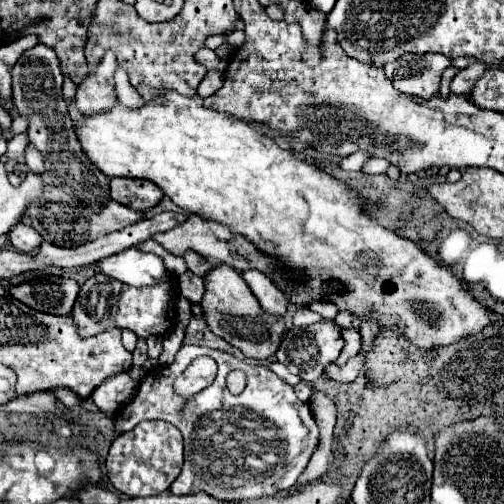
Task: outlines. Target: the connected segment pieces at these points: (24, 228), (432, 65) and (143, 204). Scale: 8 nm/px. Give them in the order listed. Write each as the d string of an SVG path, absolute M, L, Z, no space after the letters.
M19 222L17 226L11 228L9 240L11 240L13 248L17 248L19 252L31 254L35 248L39 248L39 244L41 244L41 234L39 234L35 228Z
M405 54L385 66L385 76L393 86L409 96L439 96L441 76L451 66L451 58L443 54Z
M111 178L111 198L137 212L145 212L163 200L163 192L149 180Z

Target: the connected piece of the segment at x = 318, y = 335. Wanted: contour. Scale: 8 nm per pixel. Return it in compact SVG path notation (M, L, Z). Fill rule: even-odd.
M321 320L307 328L291 328L285 334L285 338L277 350L275 360L285 364L289 368L289 372L301 376L305 382L315 382L323 374L325 366L339 358L343 346L345 346L345 342L341 336L341 328L333 320Z

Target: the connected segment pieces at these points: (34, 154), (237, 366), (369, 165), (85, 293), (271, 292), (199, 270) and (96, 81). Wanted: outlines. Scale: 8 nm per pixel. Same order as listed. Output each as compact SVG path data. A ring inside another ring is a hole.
M29 146L27 148L27 166L31 168L31 170L35 170L35 174L45 174L45 164L43 164L43 156L33 148L33 146Z
M185 344L177 352L173 364L149 370L135 398L115 416L115 428L117 432L127 432L143 420L171 422L183 434L185 464L169 492L179 496L205 492L221 502L265 498L279 494L279 490L289 490L319 444L319 428L311 410L295 396L293 386L285 384L265 366L251 366L237 360L233 354L205 346ZM203 354L217 360L219 376L211 388L195 394L191 402L183 402L173 390L173 380ZM231 370L243 370L247 374L247 388L239 396L233 396L225 386L225 376Z
M369 158L365 164L363 164L363 168L361 168L361 172L365 172L365 174L385 174L385 170L389 168L389 164L387 164L387 160L377 160L377 158Z
M95 274L81 286L75 308L71 310L71 318L77 324L77 332L81 338L91 338L109 328L127 328L143 340L149 336L163 336L175 322L173 284L161 280L151 288L133 288L123 282L109 282L109 276Z
M247 270L241 276L249 284L253 294L259 298L259 302L261 302L265 312L275 314L275 316L283 316L287 312L287 306L289 306L287 296L263 272Z
M193 250L185 252L185 262L189 264L189 270L193 274L201 276L201 278L205 278L207 276L207 270L211 270L211 264L203 256L199 256L197 252L193 252Z
M107 50L105 58L97 66L95 76L87 76L83 84L77 86L75 104L83 116L107 112L117 104L117 92L115 92L115 68L117 60L111 50Z

